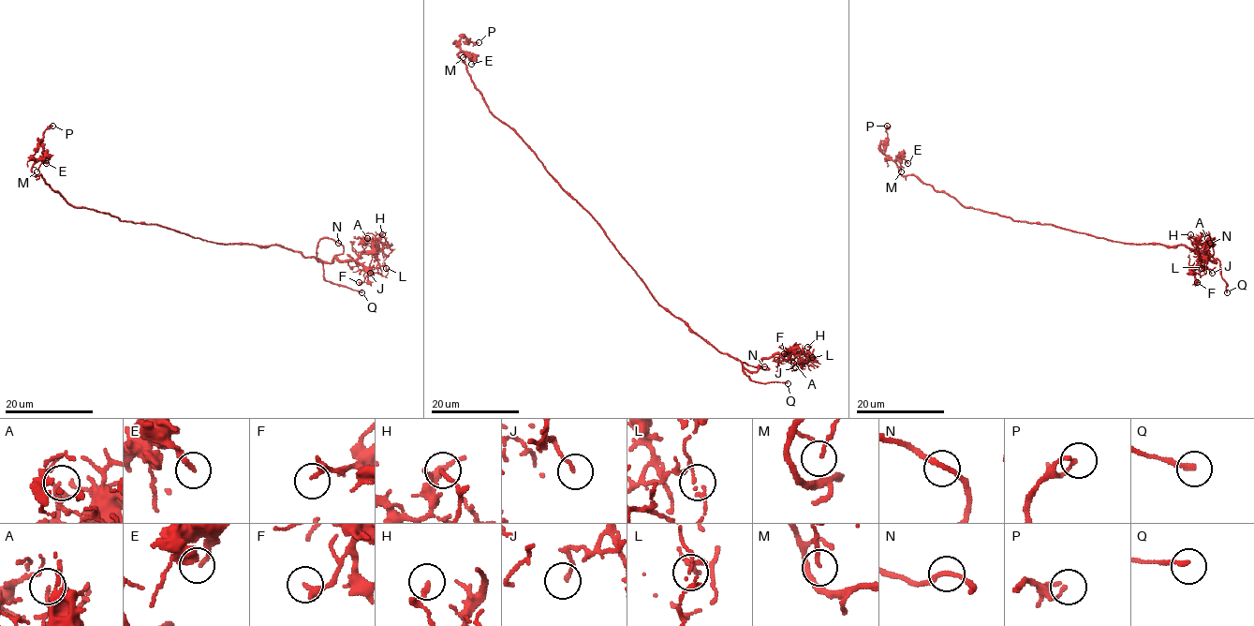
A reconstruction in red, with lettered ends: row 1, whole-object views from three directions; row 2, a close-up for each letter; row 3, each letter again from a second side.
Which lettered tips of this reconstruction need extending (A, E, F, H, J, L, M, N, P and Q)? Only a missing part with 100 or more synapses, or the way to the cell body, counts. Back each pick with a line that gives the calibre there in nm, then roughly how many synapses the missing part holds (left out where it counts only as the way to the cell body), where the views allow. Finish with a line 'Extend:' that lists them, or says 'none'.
Q: calibre 200 nm
Extend: Q

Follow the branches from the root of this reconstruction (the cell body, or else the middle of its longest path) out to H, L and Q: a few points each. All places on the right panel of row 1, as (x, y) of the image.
H: (1075, 231), (1124, 243), (1186, 245), (1201, 257), (1215, 262), (1207, 258), (1198, 259), (1190, 234)
L: (1075, 231), (1124, 243), (1186, 245), (1201, 257), (1215, 262), (1207, 258), (1200, 260), (1197, 251), (1202, 268)
Q: (1075, 231), (1124, 243), (1186, 245), (1201, 257), (1219, 260), (1220, 275), (1227, 283), (1227, 292)

